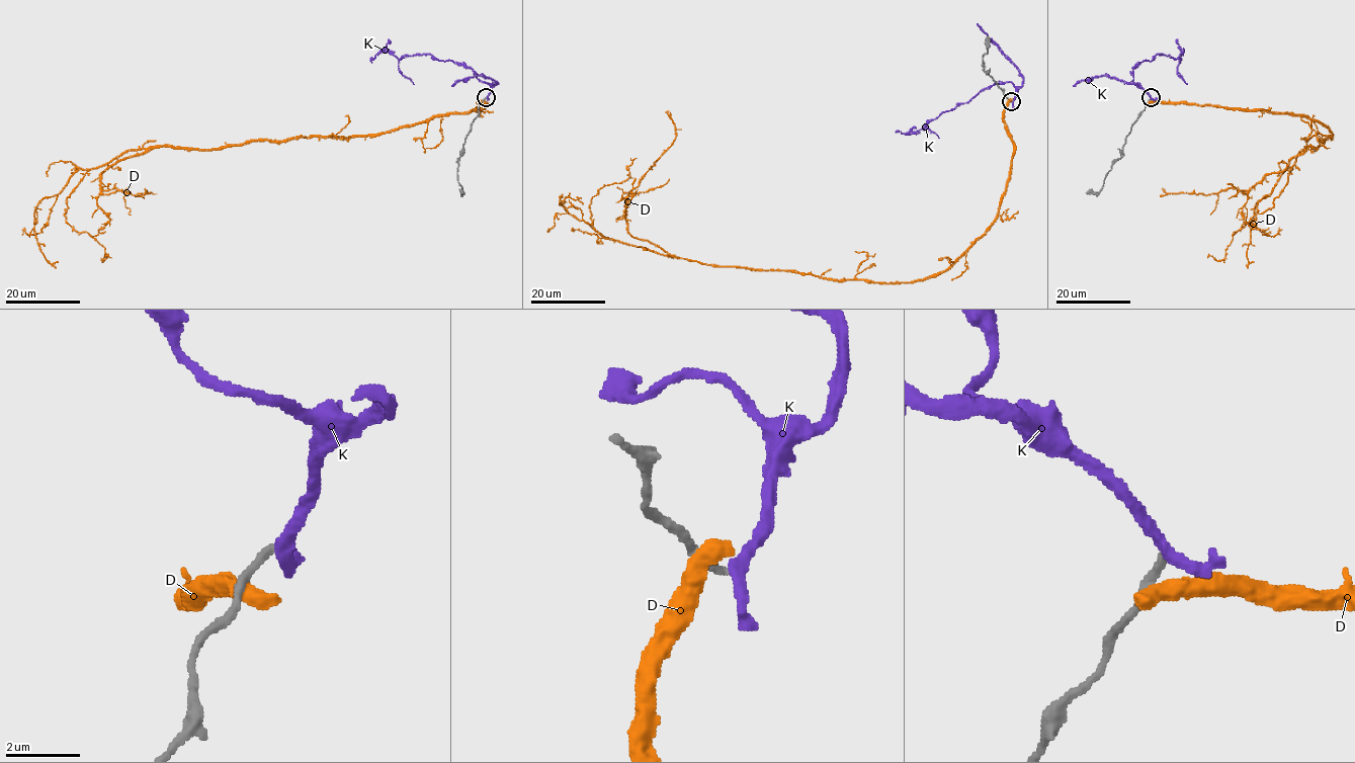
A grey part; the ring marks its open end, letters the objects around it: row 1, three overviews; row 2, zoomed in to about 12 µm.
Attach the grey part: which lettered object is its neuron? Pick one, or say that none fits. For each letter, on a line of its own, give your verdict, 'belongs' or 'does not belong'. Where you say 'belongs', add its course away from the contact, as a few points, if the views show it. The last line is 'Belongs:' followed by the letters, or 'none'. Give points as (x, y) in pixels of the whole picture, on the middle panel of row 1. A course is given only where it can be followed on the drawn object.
D: does not belong
K: does not belong
Belongs: none

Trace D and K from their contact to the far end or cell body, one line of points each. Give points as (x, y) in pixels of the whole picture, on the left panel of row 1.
D: (483, 102), (385, 132), (126, 150), (90, 168), (64, 217), (104, 248), (102, 260), (111, 257)
K: (486, 97), (491, 86), (470, 68), (450, 60), (436, 60), (430, 54), (398, 59), (379, 52), (371, 63)

